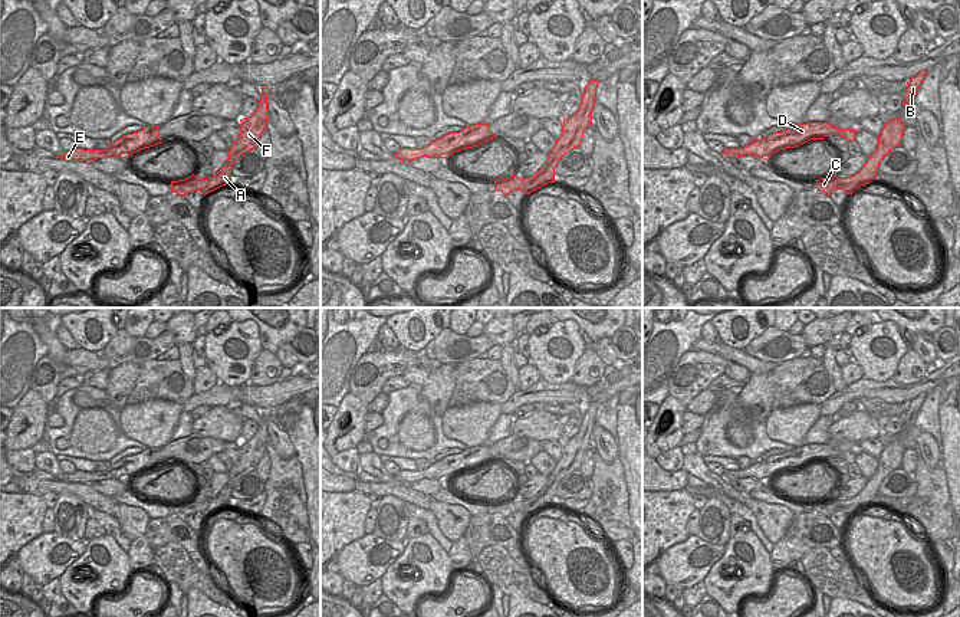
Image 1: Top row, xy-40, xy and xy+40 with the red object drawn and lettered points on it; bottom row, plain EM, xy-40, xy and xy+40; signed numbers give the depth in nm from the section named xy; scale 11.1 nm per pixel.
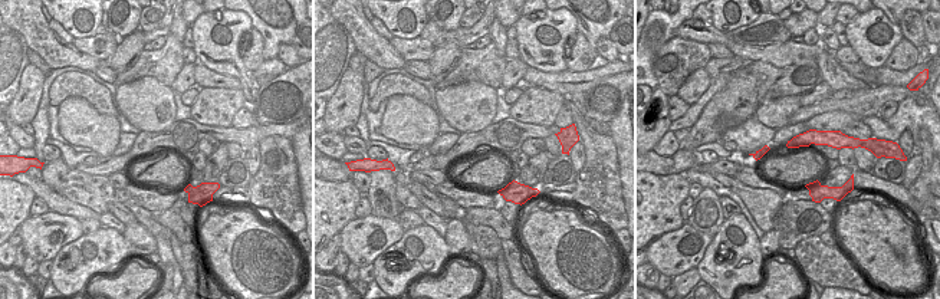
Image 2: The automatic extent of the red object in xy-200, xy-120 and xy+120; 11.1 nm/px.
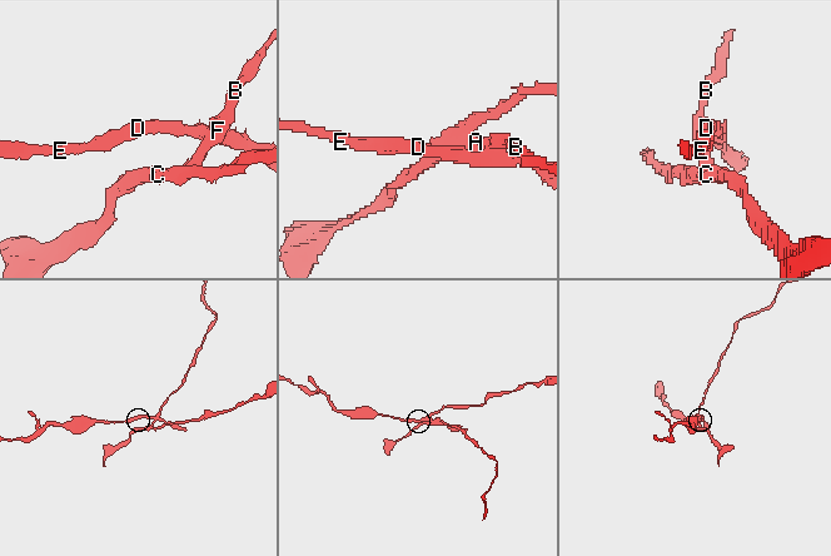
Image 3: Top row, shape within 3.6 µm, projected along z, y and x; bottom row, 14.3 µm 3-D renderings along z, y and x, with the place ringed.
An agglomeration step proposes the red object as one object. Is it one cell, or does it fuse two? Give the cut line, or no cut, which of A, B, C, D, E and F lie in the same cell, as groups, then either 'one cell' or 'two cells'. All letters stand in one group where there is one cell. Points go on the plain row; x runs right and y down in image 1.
xy-40 (207, 501), (207, 511), (210, 514) | A B D E F / C | two cells

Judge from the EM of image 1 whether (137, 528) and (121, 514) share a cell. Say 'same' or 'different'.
same

